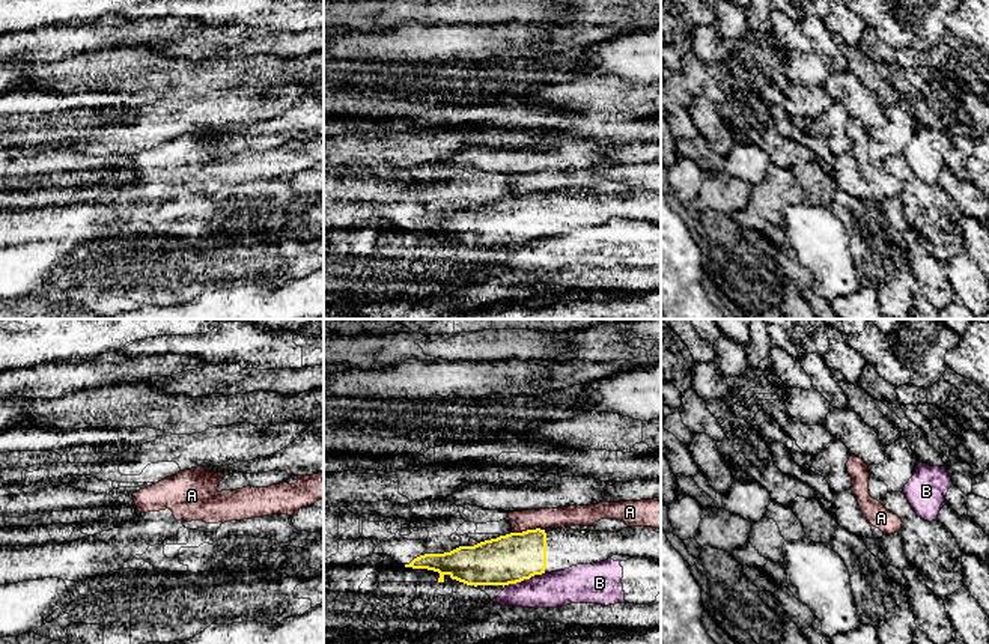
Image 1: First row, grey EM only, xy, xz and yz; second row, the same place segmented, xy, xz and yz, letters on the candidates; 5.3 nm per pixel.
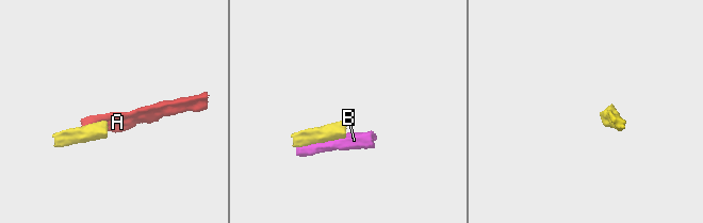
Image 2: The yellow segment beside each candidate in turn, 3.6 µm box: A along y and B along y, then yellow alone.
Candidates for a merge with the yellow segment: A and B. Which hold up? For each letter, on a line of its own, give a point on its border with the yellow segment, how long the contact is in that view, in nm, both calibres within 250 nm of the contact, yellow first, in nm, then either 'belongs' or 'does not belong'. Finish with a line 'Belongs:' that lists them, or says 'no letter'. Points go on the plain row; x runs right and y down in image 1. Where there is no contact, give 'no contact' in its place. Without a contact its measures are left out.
A: xz (527, 193) | 180 nm | 260/110 nm | does not belong
B: xz (524, 241) | 220 nm | 260/190 nm | does not belong
Belongs: no letter

